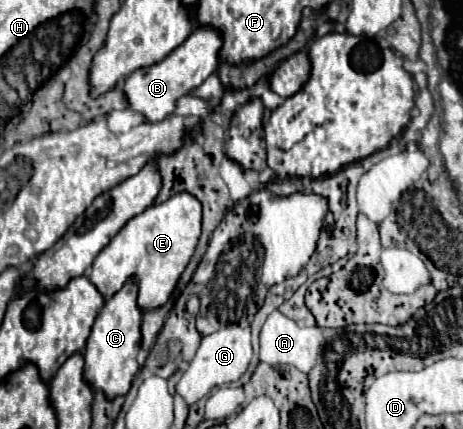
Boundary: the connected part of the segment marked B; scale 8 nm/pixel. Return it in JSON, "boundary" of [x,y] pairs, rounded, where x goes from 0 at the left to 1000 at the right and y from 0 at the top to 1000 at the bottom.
{"boundary":[[[430,61],[413,75],[413,84],[378,112],[352,145],[330,149],[326,159],[305,159],[287,168],[270,196],[266,219],[274,228],[274,242],[287,261],[313,270],[322,284],[343,284],[356,270],[378,261],[382,233],[413,219],[421,205],[430,205],[460,168],[473,159],[473,112],[477,112],[477,84],[469,70],[451,61]]]}

